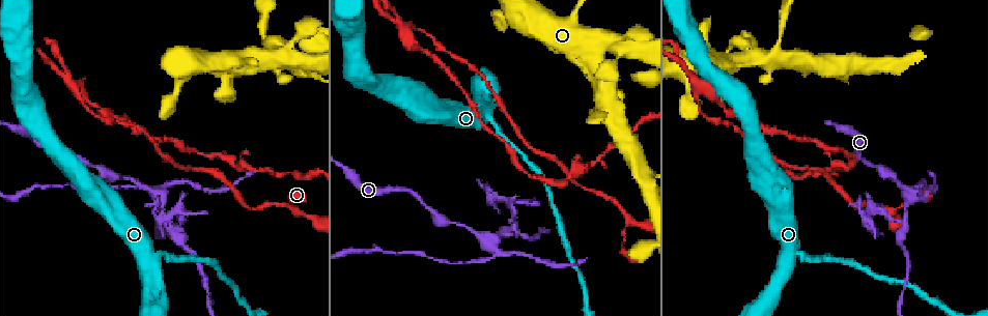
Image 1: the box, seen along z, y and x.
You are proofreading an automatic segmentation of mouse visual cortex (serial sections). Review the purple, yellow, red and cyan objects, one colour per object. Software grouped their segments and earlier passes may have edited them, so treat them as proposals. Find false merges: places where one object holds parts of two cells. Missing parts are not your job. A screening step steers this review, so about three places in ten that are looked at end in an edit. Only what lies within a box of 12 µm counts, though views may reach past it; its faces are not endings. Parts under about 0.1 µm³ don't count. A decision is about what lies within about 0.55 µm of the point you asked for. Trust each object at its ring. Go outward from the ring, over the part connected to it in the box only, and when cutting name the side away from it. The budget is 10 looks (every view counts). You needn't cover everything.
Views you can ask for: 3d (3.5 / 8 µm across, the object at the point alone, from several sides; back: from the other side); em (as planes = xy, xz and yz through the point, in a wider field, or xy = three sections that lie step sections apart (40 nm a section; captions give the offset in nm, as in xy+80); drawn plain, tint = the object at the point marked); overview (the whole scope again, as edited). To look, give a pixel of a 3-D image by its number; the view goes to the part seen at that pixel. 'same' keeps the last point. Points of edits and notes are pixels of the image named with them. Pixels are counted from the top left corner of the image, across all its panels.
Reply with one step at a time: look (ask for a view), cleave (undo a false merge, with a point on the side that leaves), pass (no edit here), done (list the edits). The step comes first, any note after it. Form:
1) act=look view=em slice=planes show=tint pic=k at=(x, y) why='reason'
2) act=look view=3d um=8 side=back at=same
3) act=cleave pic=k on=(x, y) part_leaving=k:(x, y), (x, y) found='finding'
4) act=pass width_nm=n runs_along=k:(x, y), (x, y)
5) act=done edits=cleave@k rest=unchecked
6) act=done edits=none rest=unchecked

act=look view=3d um=3.5 pic=1 at=(171, 233)

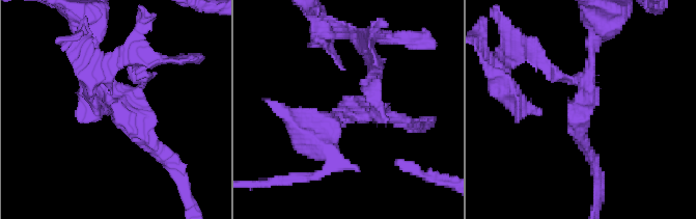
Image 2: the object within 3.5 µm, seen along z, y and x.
act=look view=em slice=xy step=2 show=tint pic=2 at=(352, 111) arms=3 arm_widths_nm=150,150,200

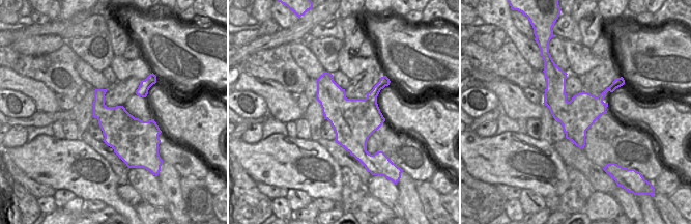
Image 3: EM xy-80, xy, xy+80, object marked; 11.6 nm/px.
act=pass runs_along=2:(328, 122), (369, 115), (372, 78) found='continuous, no second cell'

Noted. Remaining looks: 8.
act=look view=em slice=xy step=5 show=tint pic=1 at=(893, 212) why='a fork'

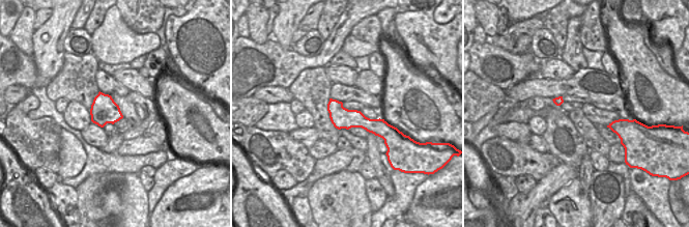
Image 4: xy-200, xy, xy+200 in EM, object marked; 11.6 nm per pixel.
act=look view=3d um=3.5 at=same why='wider look'

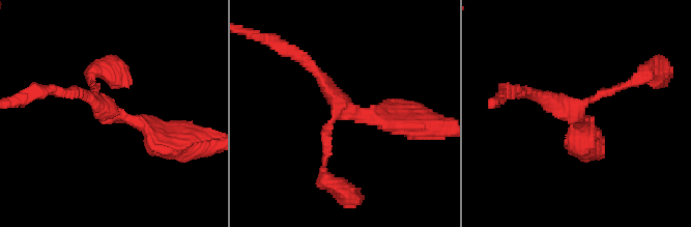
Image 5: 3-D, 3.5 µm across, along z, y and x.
act=pass width_nm=240 runs_along=4:(329, 106), (344, 118), (389, 132) found='one cell here'

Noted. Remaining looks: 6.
act=look view=3d um=3.5 pic=1 at=(75, 88) why='two arms at a narrow angle'

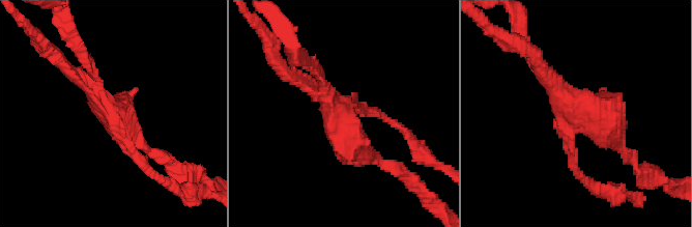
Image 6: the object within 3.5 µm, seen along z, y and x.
act=look view=em slice=xy step=5 show=plain pic=6 at=(580, 118) arms=4 arm_widths_nm=150,200,200,300

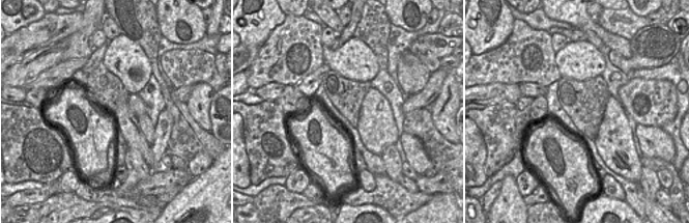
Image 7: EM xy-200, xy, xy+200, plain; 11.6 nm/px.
act=look view=em slice=xy step=5 show=tint at=same

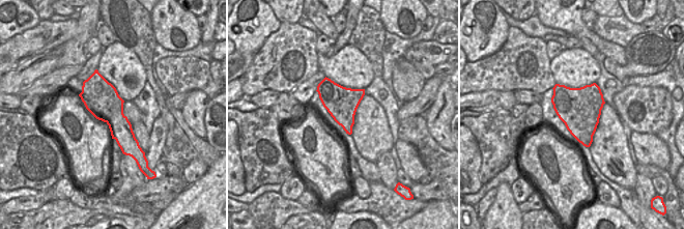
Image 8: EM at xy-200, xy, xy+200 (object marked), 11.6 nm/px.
act=cleave pic=6 on=(601, 111) found='a second cell is stuck on'

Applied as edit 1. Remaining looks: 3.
act=look view=3d um=3.5 pic=1 at=(155, 255) why='calibre changes'

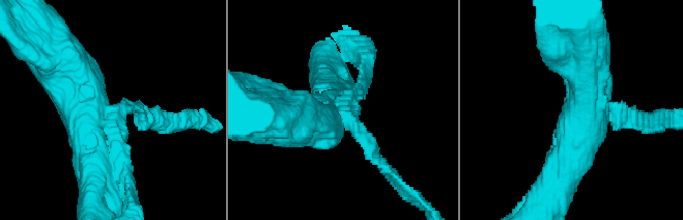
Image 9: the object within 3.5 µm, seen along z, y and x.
act=look view=em slice=planes show=tint pic=9 at=(344, 123) arms=3 arm_widths_nm=150,500,700

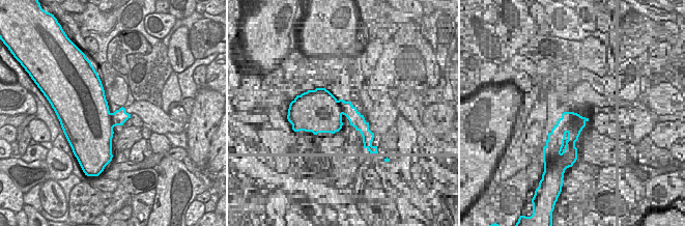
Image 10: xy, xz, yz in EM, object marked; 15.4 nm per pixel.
act=pass runs_along=9:(60, 62), (95, 117), (95, 177) found='one cell here'

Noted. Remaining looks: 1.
act=done edits=cleave@6 rest=unchecked

